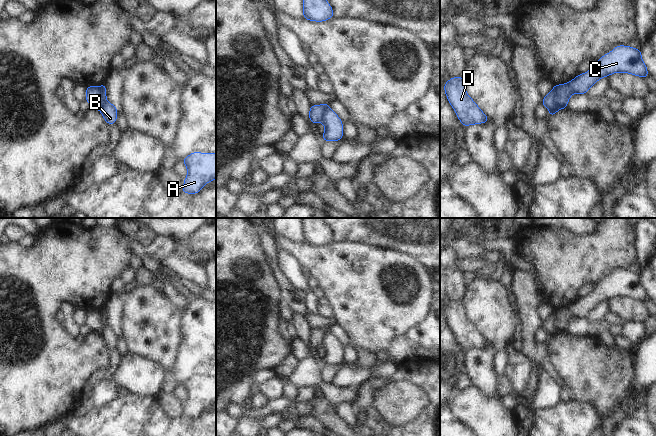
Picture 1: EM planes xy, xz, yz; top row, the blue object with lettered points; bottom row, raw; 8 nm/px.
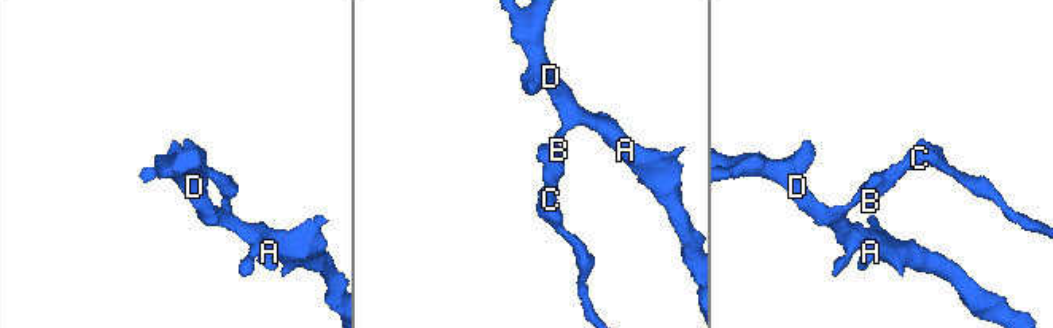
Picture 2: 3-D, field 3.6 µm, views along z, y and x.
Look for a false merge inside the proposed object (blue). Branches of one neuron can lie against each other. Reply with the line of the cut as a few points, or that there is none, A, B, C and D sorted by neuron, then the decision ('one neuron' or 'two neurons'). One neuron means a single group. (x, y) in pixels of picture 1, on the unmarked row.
cut yz (553, 314), (556, 326), (550, 331), (549, 335); groups A D / B C; two neurons

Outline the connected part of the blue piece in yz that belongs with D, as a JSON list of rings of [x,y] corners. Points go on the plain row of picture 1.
[[[463,300],[449,303],[444,308],[444,315],[464,351],[489,345],[489,342],[466,316]]]

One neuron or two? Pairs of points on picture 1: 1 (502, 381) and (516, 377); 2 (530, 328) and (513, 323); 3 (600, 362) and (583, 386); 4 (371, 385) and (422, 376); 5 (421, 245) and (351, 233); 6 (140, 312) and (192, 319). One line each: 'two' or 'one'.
1: two
2: two
3: one
4: one
5: one
6: two

